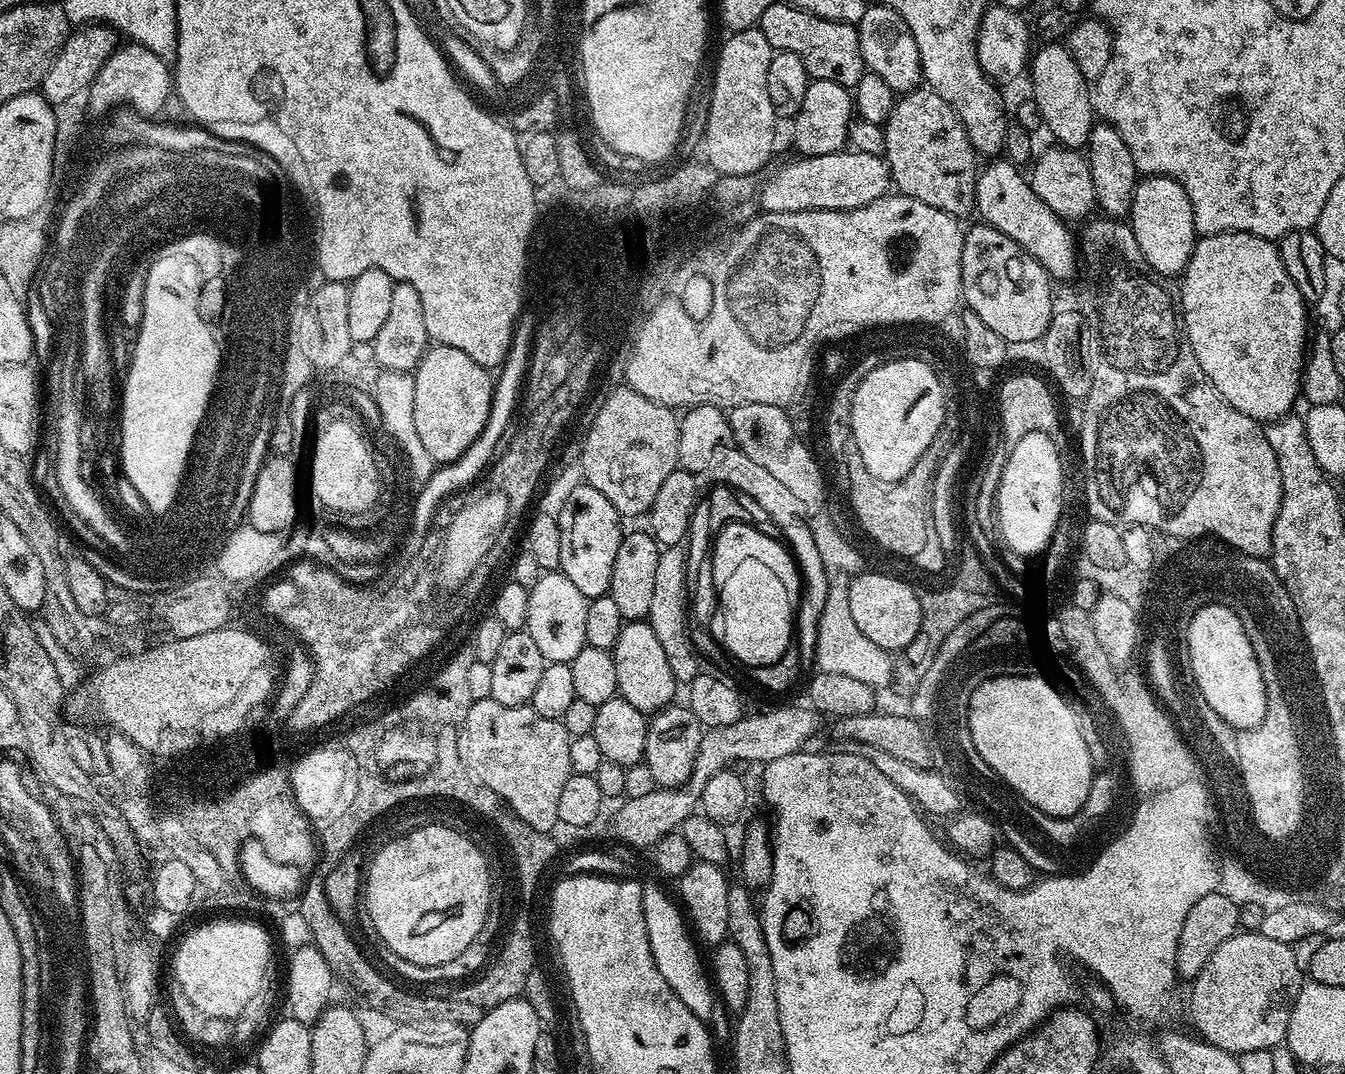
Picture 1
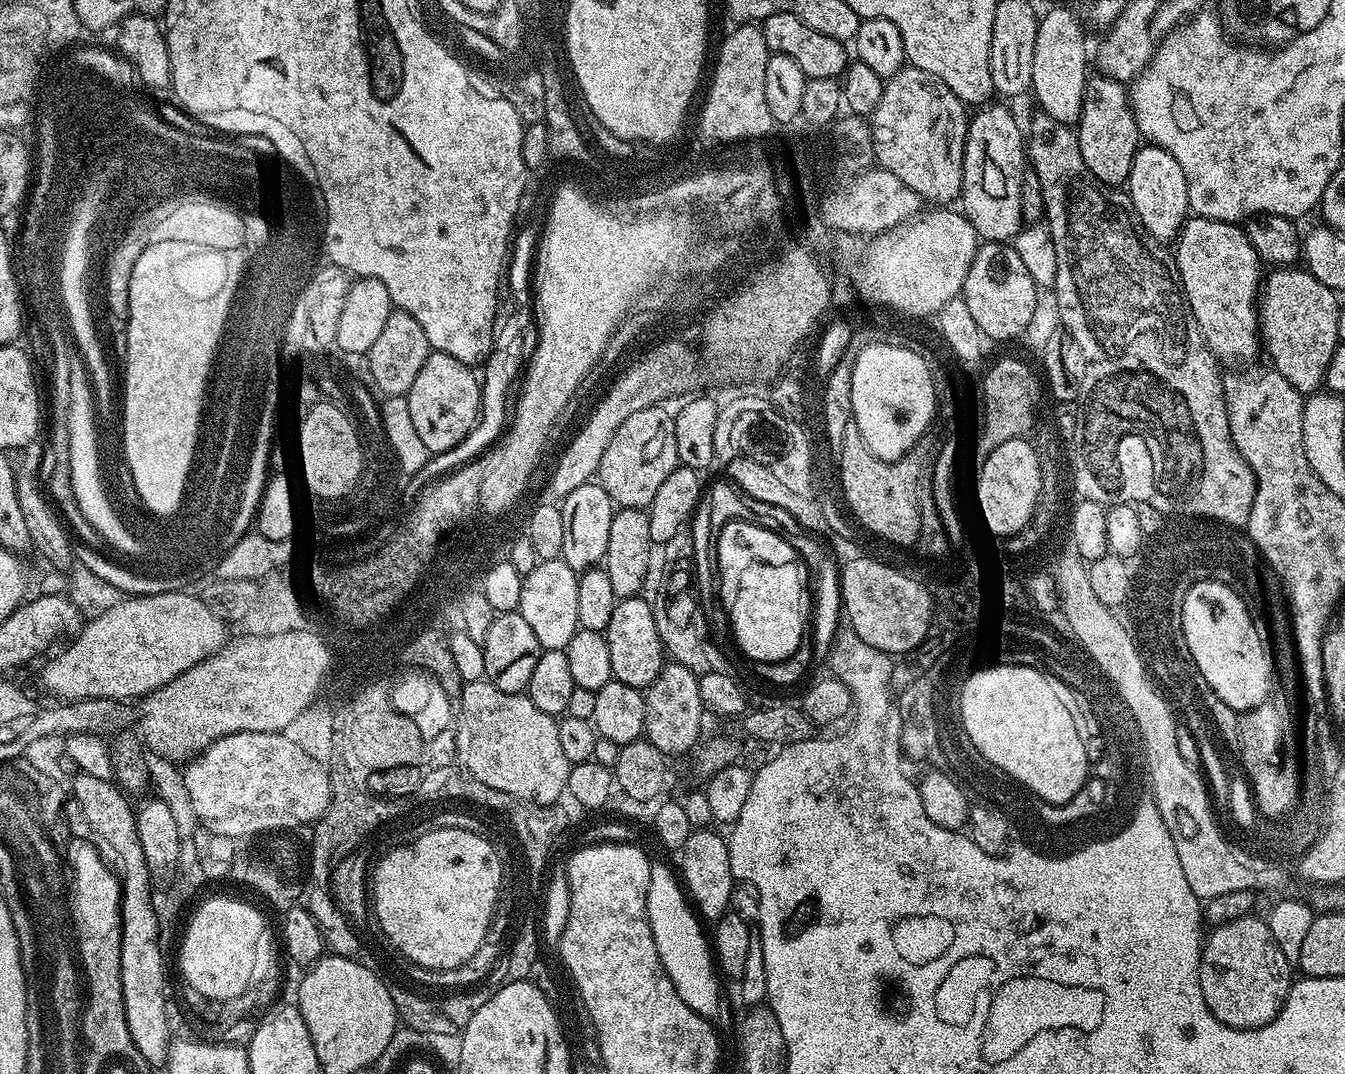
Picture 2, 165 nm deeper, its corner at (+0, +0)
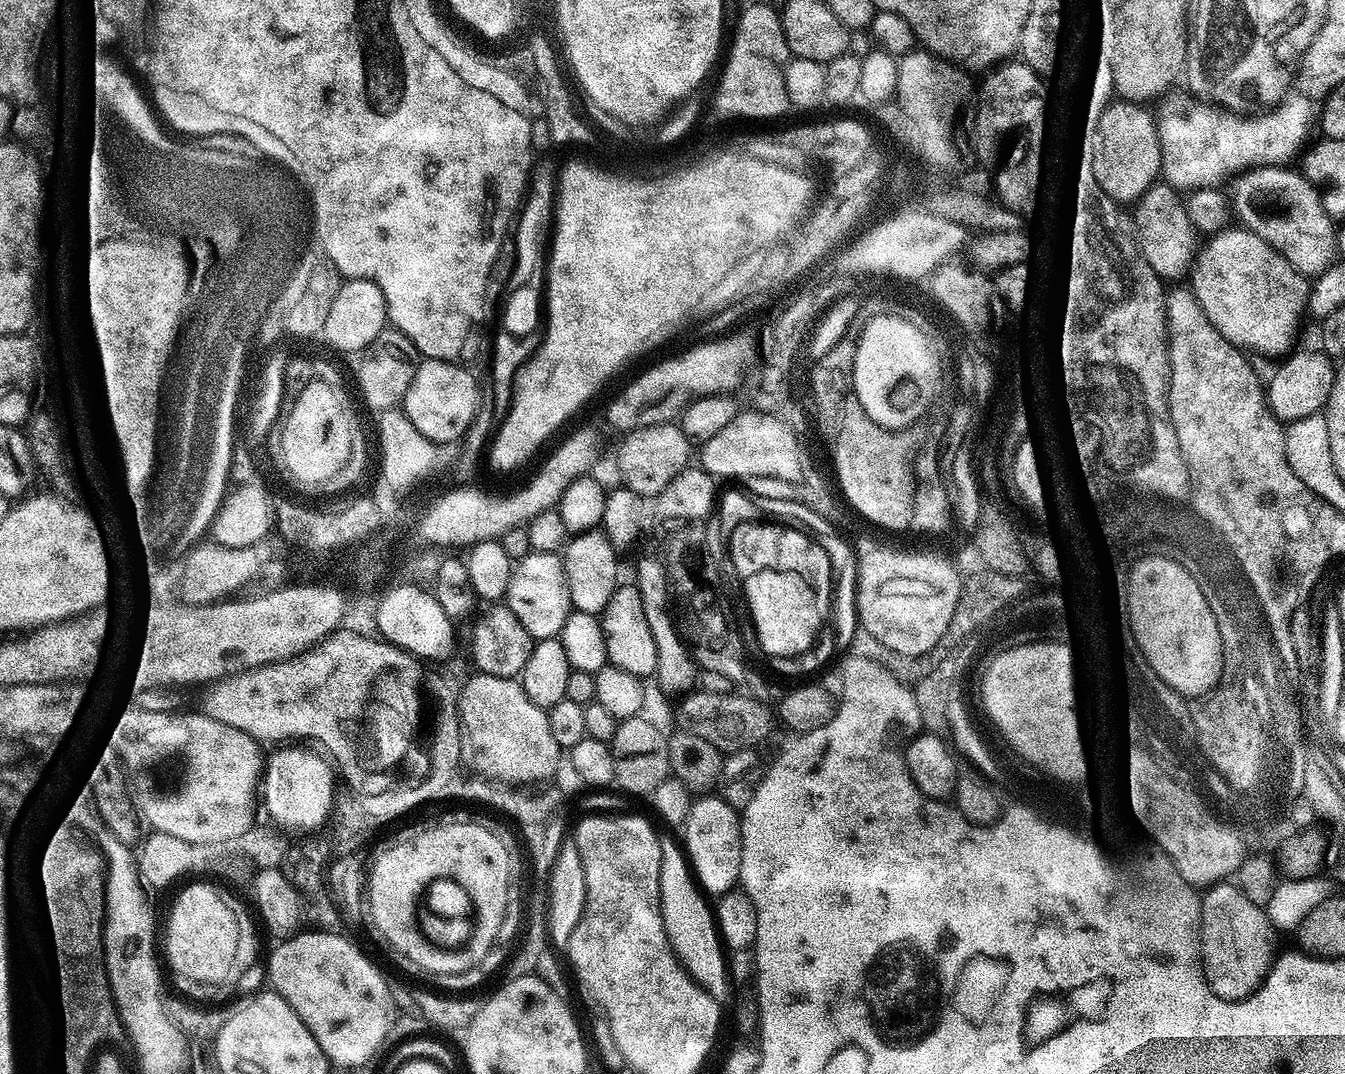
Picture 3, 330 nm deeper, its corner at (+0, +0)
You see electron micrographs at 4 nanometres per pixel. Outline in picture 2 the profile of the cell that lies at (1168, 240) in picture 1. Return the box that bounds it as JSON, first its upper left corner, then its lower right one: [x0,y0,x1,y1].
[1126,143,1190,241]

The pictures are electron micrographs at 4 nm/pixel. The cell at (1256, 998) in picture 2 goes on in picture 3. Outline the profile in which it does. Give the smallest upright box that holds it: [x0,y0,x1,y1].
[1200,883,1277,1000]

